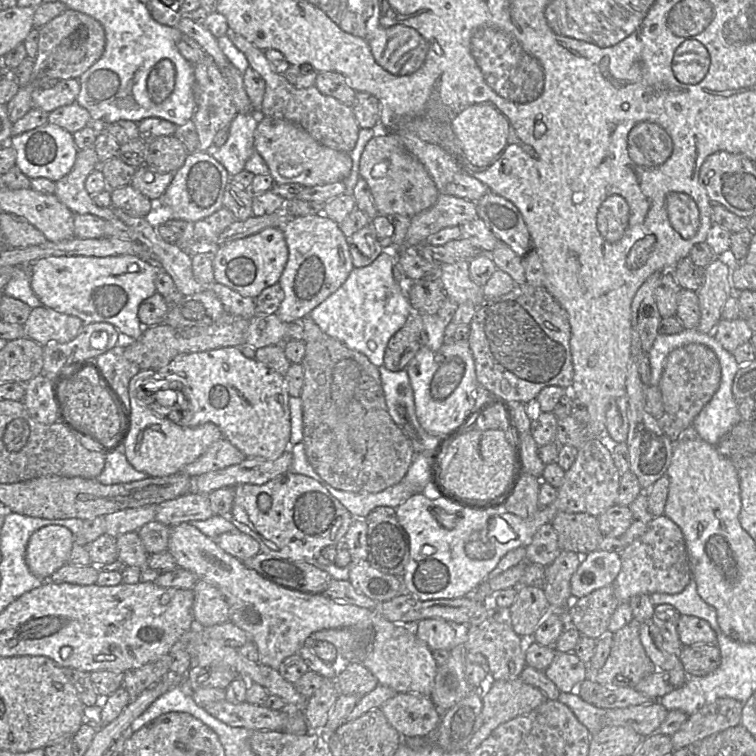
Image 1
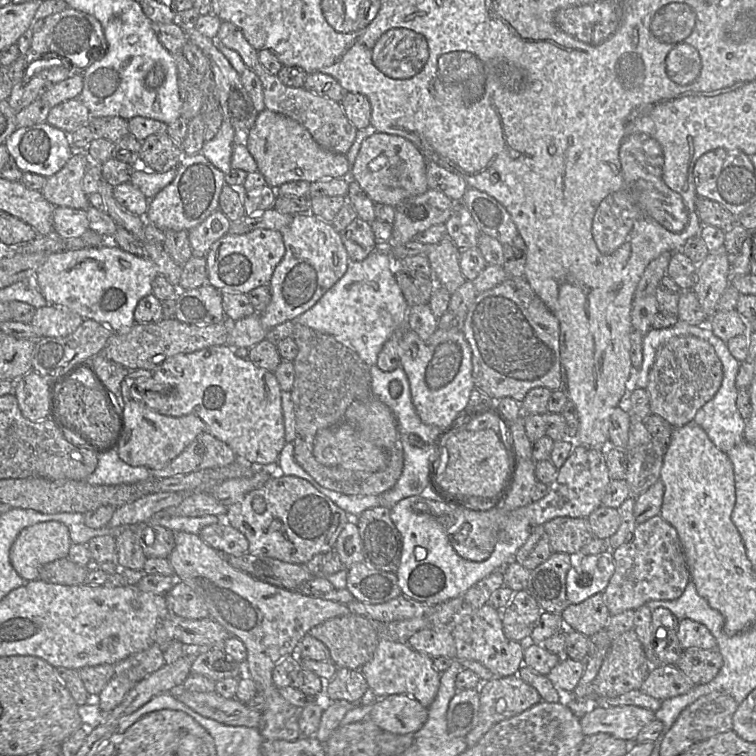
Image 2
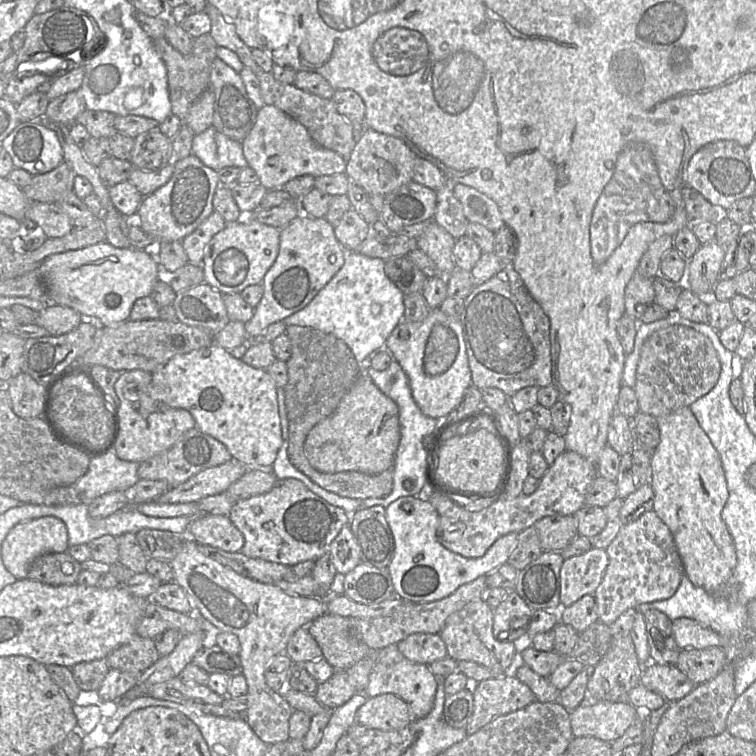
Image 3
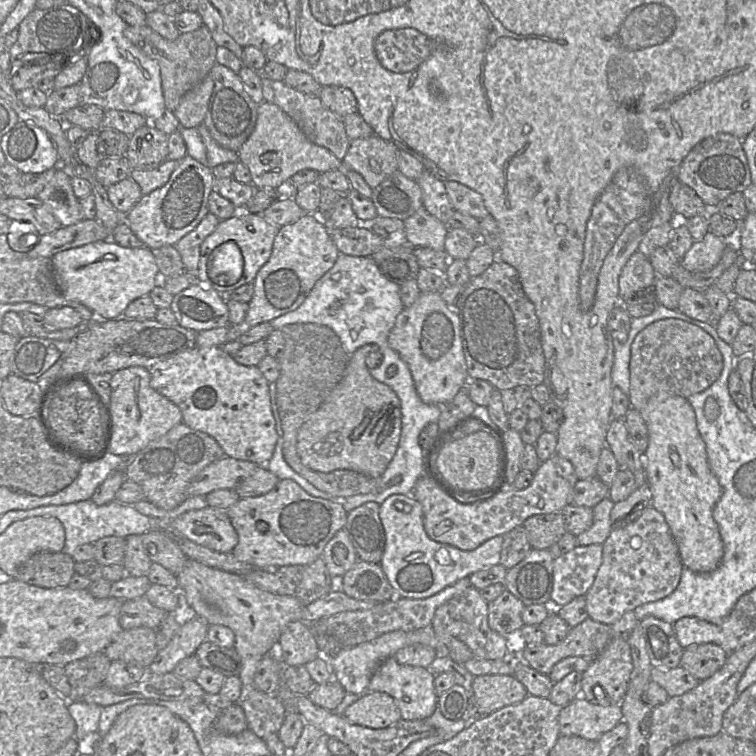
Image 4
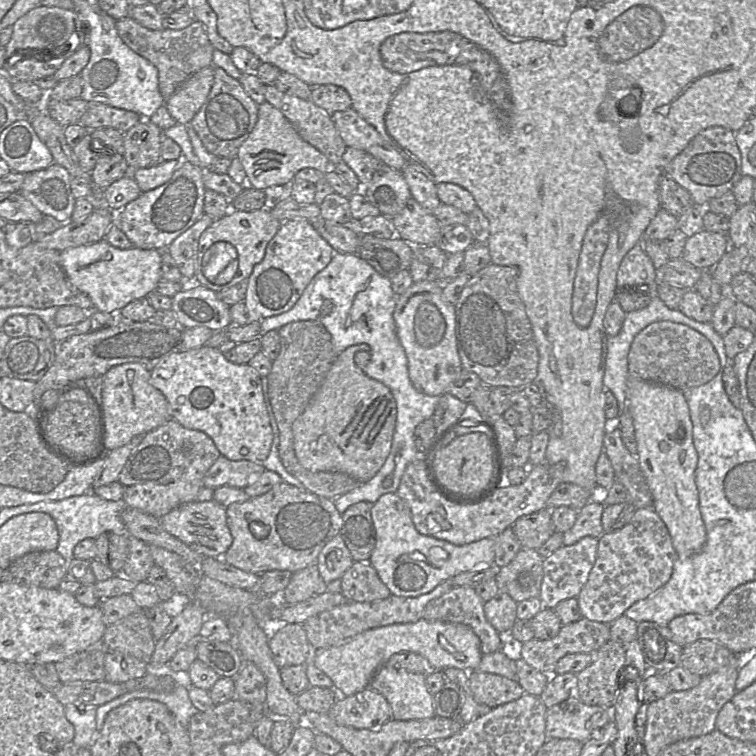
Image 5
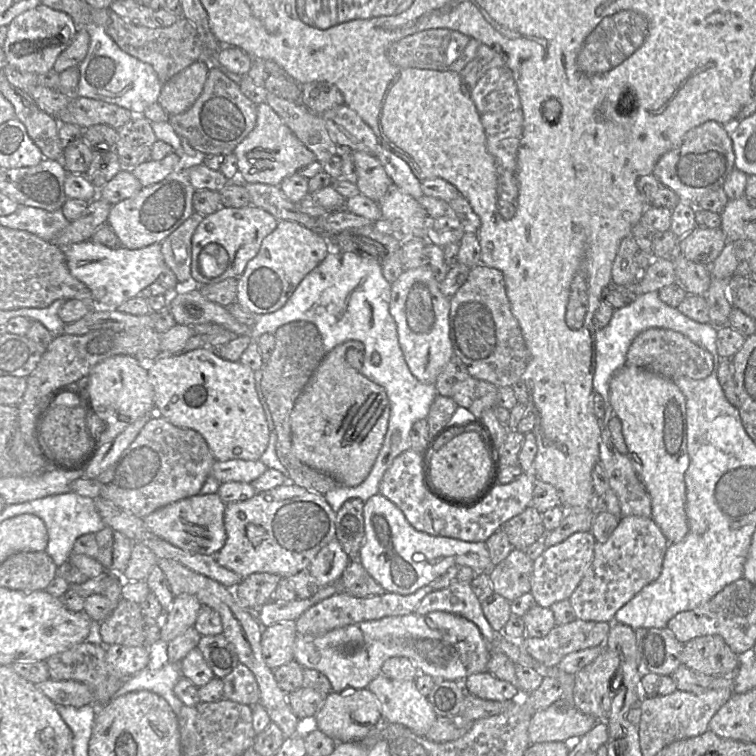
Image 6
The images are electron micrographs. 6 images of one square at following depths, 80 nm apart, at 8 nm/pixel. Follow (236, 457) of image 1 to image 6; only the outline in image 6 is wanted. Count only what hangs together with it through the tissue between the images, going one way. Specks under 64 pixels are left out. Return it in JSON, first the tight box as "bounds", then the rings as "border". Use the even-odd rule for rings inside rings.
{"bounds":[97,413,215,518],"border":[[[155,413],[122,455],[97,477],[102,484],[100,497],[143,518],[167,504],[197,495],[215,461],[199,432],[177,427]]]}

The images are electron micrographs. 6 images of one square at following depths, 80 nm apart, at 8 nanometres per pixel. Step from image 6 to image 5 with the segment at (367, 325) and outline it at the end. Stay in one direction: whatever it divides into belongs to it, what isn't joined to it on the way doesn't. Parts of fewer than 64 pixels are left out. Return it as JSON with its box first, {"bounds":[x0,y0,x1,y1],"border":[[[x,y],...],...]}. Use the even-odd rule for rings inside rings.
{"bounds":[260,252,439,514],"border":[[[335,252],[330,263],[314,276],[290,310],[260,321],[262,334],[295,321],[319,322],[329,333],[337,353],[352,345],[369,345],[371,358],[363,371],[387,386],[396,401],[396,425],[390,453],[371,480],[332,499],[341,514],[353,504],[361,501],[374,504],[382,495],[397,491],[406,467],[421,455],[414,443],[415,428],[432,418],[439,399],[420,392],[410,380],[407,356],[396,333],[393,318],[395,305],[396,295],[389,278],[379,274],[357,254]]]}

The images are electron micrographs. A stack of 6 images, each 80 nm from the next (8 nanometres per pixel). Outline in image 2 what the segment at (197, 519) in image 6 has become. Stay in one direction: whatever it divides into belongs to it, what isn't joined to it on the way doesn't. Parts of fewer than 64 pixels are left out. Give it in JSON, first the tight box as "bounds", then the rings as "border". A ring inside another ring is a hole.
{"bounds":[198,518,248,556],"border":[[[224,518],[218,523],[205,526],[198,535],[205,543],[222,554],[241,556],[248,553],[248,539]]]}

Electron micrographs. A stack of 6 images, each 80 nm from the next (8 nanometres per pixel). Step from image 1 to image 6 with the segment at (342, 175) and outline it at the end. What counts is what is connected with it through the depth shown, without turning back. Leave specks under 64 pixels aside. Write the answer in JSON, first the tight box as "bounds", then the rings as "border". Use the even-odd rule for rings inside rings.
{"bounds":[234,102,316,186],"border":[[[263,102],[257,105],[254,129],[234,150],[238,160],[239,179],[244,183],[262,183],[279,186],[300,168],[316,161],[315,155],[294,135],[279,115]]]}

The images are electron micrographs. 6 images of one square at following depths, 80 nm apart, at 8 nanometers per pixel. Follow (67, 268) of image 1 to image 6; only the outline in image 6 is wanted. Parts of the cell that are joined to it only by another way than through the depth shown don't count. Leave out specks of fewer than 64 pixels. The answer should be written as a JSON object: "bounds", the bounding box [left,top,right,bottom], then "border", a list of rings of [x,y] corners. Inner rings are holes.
{"bounds":[62,240,165,309],"border":[[[88,240],[62,249],[71,274],[90,289],[100,308],[117,309],[124,302],[137,297],[143,289],[157,281],[165,264],[161,243],[128,249],[123,246],[109,248]]]}

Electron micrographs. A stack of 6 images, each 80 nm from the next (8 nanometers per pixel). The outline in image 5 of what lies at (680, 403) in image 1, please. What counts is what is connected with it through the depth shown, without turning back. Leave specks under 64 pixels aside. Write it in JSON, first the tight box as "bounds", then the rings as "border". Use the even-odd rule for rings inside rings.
{"bounds":[628,321,719,391],"border":[[[671,321],[654,322],[645,327],[635,336],[628,354],[629,378],[680,391],[706,384],[719,370],[719,357],[711,342],[691,327]]]}

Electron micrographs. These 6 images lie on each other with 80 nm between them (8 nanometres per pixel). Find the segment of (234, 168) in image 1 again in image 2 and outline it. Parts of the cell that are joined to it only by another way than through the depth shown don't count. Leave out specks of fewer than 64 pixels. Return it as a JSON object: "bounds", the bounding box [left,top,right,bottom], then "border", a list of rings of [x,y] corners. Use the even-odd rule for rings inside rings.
{"bounds":[200,120,235,174],"border":[[[223,120],[216,135],[204,143],[200,152],[224,174],[232,169],[231,156],[234,136],[235,131],[229,121]]]}

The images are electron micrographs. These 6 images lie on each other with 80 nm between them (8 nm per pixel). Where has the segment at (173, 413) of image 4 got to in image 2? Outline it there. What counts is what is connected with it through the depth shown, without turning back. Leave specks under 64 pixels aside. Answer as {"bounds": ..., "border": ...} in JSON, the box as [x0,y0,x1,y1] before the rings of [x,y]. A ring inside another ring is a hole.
{"bounds":[117,370,208,469],"border":[[[131,370],[122,381],[121,394],[122,394],[123,401],[121,401],[121,403],[122,403],[123,432],[119,440],[119,446],[117,451],[118,451],[119,457],[130,466],[136,466],[136,467],[143,466],[148,469],[160,469],[168,465],[174,458],[176,458],[199,434],[203,432],[208,432],[208,431],[207,431],[207,425],[199,417],[195,415],[189,414],[189,415],[184,415],[180,417],[172,417],[172,416],[160,414],[154,411],[153,409],[151,409],[150,407],[148,407],[144,403],[144,401],[141,400],[141,397],[138,394],[136,394],[136,391],[142,390],[142,392],[140,393],[143,393],[143,387],[145,386],[146,383],[150,382],[150,380],[152,379],[152,375],[153,375],[153,372],[149,370]]]}

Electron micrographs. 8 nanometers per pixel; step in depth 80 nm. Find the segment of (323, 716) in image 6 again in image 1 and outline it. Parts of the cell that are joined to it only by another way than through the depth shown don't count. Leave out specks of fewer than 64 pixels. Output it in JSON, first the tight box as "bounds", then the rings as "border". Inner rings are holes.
{"bounds":[380,693,442,738],"border":[[[397,693],[380,710],[403,738],[433,735],[442,718],[430,697],[414,693]]]}

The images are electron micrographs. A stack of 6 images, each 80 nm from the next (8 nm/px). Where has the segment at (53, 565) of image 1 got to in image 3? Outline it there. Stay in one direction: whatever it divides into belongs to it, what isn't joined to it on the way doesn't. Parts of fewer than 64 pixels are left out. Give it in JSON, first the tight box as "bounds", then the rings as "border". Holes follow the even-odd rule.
{"bounds":[1,516,69,579],"border":[[[46,516],[24,521],[14,526],[2,543],[1,557],[9,572],[17,579],[25,579],[29,565],[36,557],[48,552],[65,552],[69,547],[66,524],[59,518]]]}

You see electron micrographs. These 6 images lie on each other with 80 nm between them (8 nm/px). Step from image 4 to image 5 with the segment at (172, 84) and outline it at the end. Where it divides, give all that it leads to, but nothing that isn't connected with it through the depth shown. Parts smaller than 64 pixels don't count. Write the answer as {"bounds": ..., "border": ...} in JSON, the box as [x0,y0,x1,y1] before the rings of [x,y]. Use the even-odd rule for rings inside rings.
{"bounds":[116,17,214,101],"border":[[[130,17],[116,20],[121,40],[135,53],[151,62],[158,70],[159,90],[166,101],[191,75],[202,68],[213,66],[214,47],[209,41],[205,27],[194,20],[180,30],[151,30]]]}

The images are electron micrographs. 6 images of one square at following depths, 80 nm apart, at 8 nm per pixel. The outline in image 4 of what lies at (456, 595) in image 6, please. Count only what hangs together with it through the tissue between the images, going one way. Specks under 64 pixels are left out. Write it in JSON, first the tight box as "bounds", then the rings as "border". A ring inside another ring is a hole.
{"bounds":[432,587,507,660],"border":[[[470,587],[462,594],[448,600],[435,611],[432,627],[439,636],[452,636],[464,642],[472,651],[473,658],[485,660],[507,659],[507,641],[488,624],[488,602],[479,590]]]}

